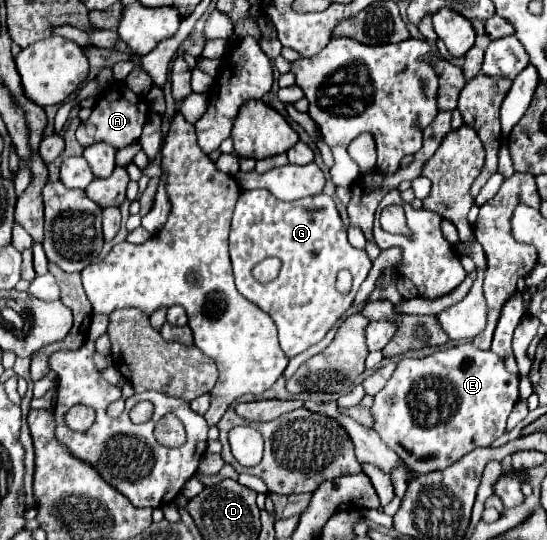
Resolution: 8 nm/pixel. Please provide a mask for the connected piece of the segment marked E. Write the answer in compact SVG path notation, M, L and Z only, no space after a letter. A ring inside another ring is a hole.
M470 342L436 350L426 358L404 358L398 362L390 382L374 396L374 430L382 442L394 450L414 472L434 472L448 468L478 446L490 446L506 432L506 420L520 398L520 376L510 374L492 350L480 350Z

